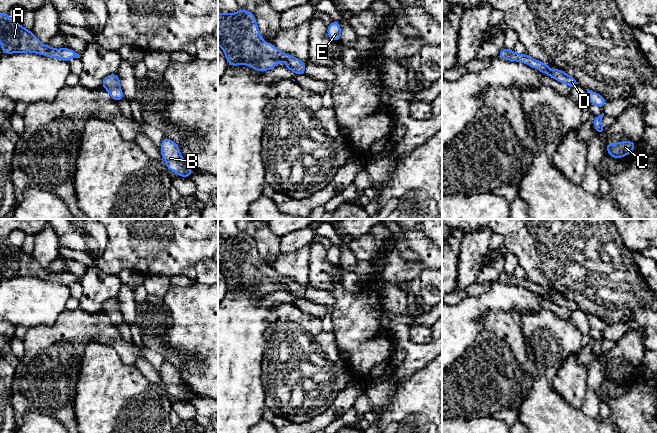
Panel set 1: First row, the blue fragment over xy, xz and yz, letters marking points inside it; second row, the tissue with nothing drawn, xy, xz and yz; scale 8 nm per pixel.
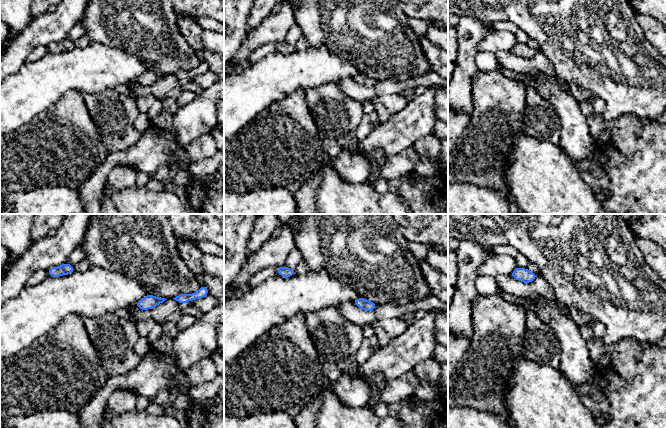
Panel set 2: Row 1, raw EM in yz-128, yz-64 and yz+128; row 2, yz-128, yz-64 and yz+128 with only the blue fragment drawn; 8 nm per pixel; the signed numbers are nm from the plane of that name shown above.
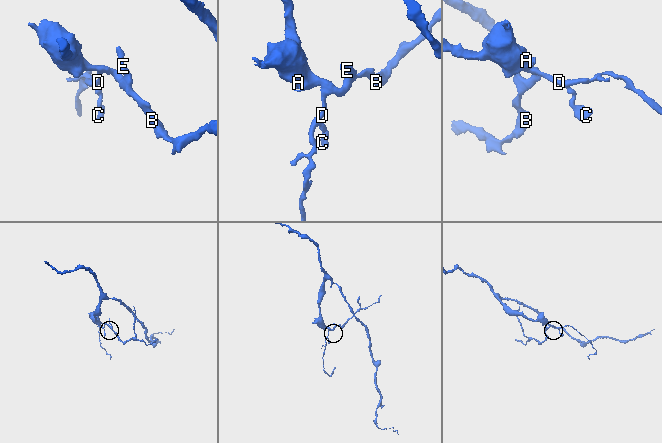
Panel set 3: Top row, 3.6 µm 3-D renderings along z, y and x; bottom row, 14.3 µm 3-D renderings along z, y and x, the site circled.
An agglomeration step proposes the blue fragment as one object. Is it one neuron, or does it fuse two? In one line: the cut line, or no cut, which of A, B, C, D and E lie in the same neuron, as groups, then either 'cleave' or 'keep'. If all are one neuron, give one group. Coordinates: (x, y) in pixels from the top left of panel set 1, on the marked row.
no cut; A B C D E; keep

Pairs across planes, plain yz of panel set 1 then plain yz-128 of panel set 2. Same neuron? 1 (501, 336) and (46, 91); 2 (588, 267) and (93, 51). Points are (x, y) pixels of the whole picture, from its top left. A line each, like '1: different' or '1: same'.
1: different
2: different

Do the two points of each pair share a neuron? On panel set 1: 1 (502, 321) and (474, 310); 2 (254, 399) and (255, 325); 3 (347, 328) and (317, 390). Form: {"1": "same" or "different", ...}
{"1": "different", "2": "same", "3": "different"}

